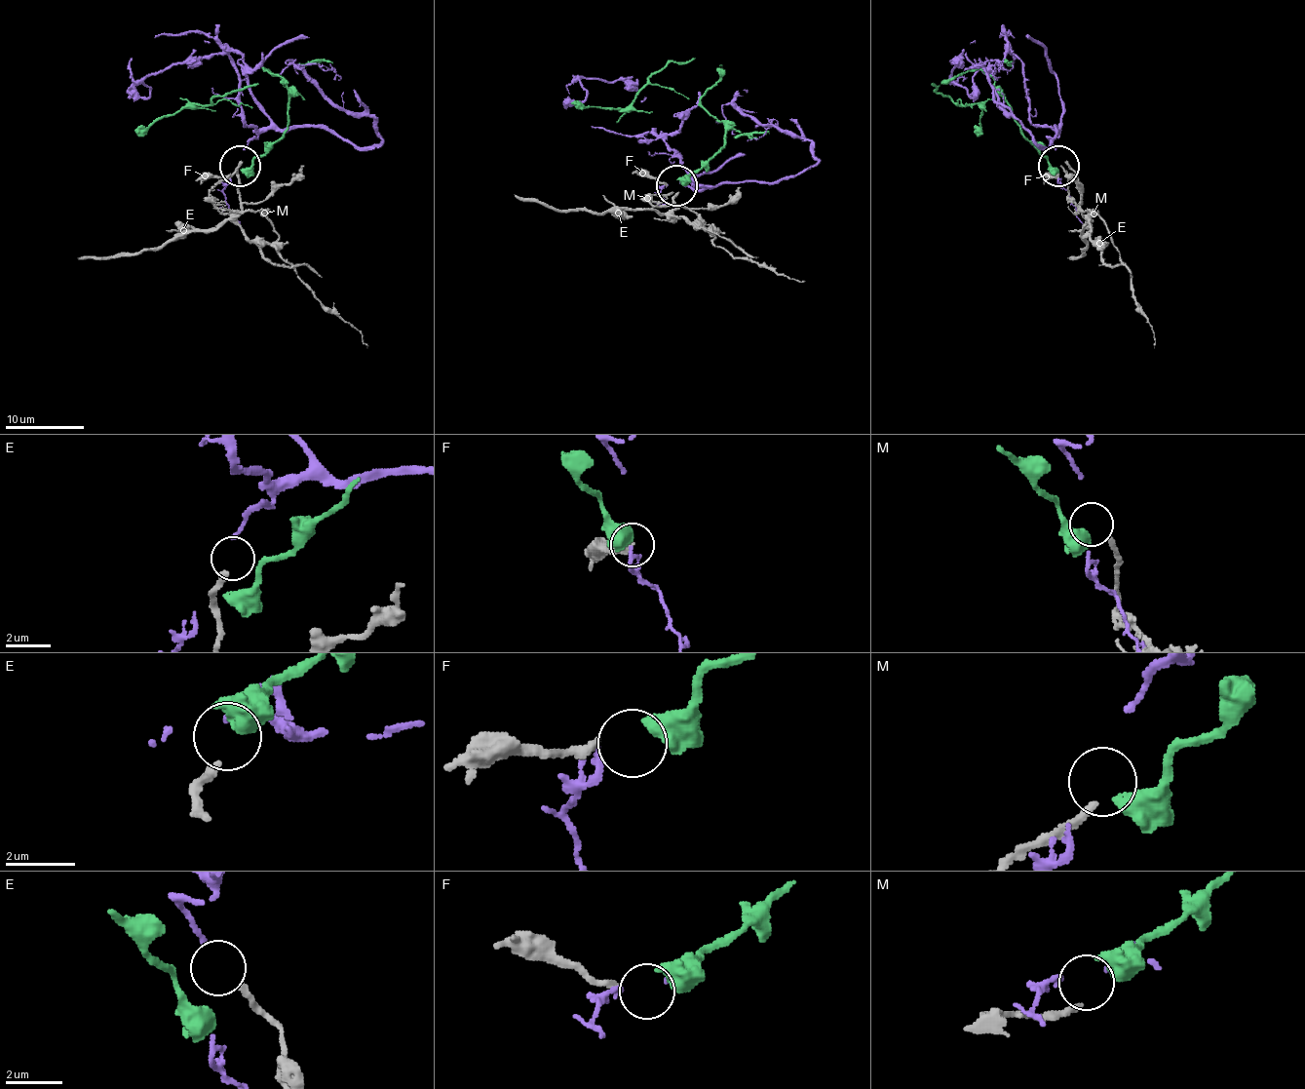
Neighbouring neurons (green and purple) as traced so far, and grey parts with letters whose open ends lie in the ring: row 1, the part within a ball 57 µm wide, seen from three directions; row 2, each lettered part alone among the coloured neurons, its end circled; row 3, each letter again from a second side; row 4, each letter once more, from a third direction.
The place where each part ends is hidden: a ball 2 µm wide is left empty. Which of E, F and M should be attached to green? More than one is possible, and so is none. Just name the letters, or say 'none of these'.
F

